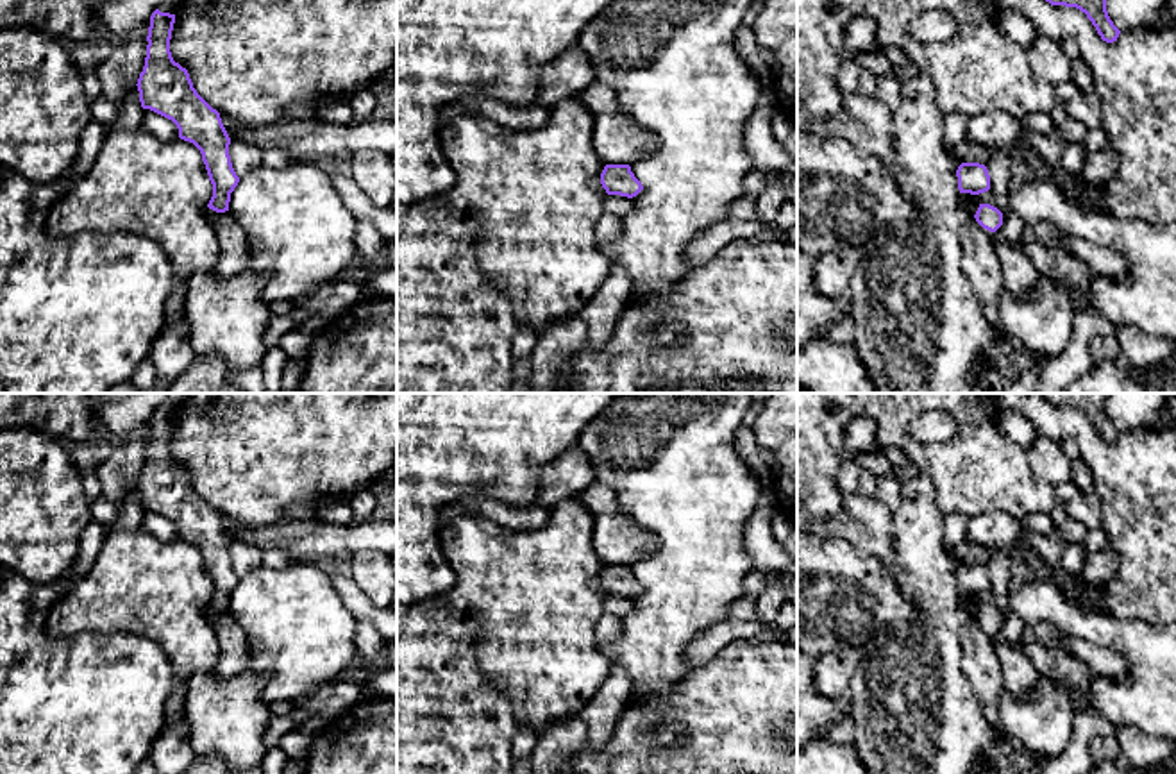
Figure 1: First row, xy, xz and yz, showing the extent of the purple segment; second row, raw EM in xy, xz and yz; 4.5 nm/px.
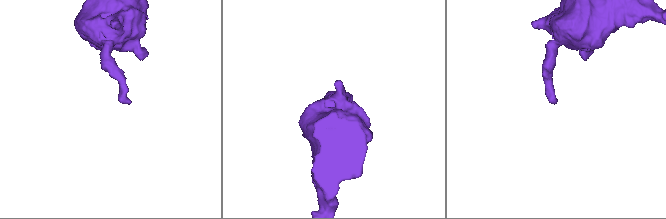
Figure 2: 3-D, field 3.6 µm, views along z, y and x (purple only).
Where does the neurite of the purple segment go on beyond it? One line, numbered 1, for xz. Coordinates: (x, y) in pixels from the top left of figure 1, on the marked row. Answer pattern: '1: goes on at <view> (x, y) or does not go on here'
1: does not go on here

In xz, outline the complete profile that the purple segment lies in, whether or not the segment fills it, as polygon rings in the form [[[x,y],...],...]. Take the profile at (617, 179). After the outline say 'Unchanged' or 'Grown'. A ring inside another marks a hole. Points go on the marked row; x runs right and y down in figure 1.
[[[606,164],[601,173],[601,184],[608,195],[620,195],[627,198],[636,197],[643,189],[629,164]]]. Unchanged

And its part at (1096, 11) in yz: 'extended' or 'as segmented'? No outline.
as segmented

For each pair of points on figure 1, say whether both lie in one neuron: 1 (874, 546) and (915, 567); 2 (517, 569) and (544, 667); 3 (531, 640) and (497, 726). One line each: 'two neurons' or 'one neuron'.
1: two neurons
2: one neuron
3: two neurons

